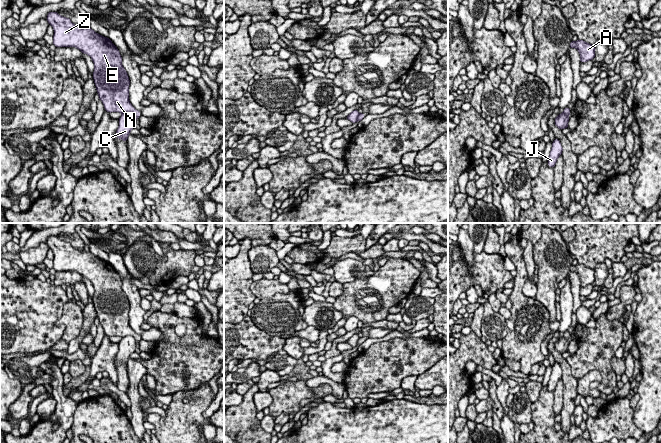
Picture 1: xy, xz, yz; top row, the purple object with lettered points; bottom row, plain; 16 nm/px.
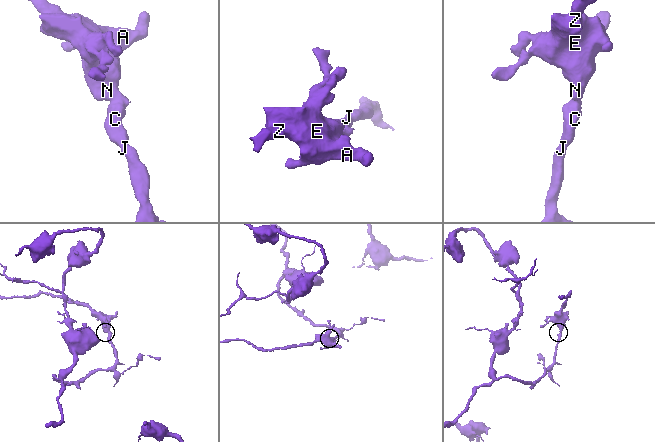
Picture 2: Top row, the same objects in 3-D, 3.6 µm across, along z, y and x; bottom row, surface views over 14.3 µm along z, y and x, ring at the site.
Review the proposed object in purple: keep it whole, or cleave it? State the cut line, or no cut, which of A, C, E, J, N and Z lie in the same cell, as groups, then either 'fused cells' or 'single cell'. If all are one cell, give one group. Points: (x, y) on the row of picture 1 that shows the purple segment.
cut in xy along (123, 112), (130, 111), (136, 117); A E N Z / C J; fused cells

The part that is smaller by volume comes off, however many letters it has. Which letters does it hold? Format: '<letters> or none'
A, E, N, Z

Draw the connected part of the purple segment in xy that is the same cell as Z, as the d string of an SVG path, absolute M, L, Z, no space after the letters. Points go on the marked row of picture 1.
M49 12L46 20L54 29L53 44L56 47L76 47L93 60L95 68L92 76L105 111L131 111L139 118L140 111L129 101L128 74L122 66L120 52L112 41L91 28L78 27L57 12Z

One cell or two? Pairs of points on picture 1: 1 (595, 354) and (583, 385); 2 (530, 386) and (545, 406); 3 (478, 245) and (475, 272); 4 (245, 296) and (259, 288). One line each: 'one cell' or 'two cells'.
1: two cells
2: two cells
3: two cells
4: two cells

